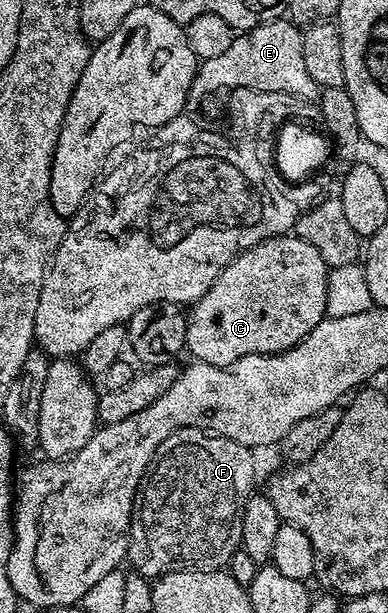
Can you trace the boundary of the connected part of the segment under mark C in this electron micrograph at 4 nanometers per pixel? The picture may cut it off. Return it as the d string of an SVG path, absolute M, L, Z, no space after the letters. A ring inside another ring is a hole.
M281 236L278 238L268 238L265 242L259 242L253 246L251 250L244 250L238 255L228 267L222 271L214 280L214 284L204 293L201 298L191 307L190 313L187 315L188 331L186 332L186 350L191 357L198 362L205 362L211 366L229 366L238 360L242 360L246 356L254 356L255 354L281 354L284 350L289 350L298 345L315 326L328 314L328 275L330 268L324 262L322 252L318 252L318 248L314 248L314 244L310 244L306 240L295 236Z

